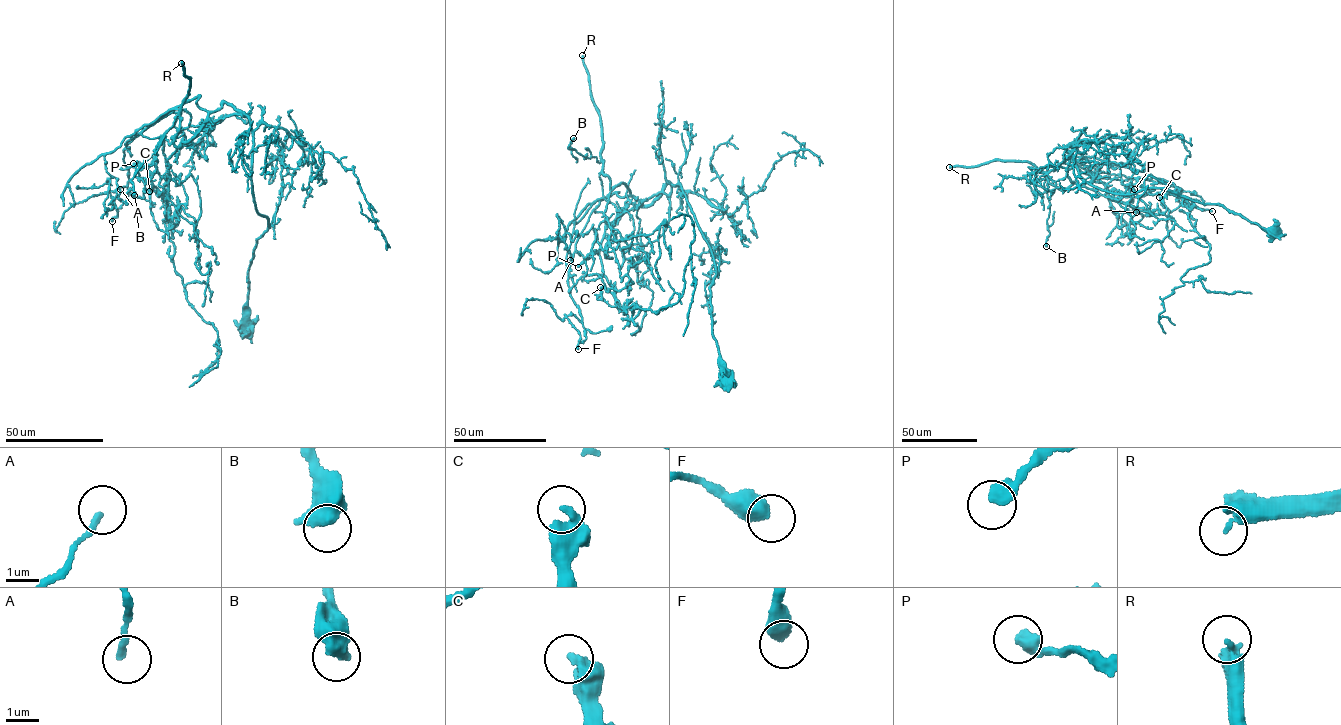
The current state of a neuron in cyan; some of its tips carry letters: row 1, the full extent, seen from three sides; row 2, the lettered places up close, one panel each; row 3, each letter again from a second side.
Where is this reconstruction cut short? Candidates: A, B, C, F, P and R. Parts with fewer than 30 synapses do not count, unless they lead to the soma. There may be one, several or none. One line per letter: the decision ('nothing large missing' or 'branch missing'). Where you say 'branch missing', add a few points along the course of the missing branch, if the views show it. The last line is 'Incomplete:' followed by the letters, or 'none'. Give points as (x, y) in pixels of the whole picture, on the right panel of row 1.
A: nothing large missing
B: branch missing
C: nothing large missing
F: nothing large missing
P: nothing large missing
R: branch missing
Incomplete: B, R

